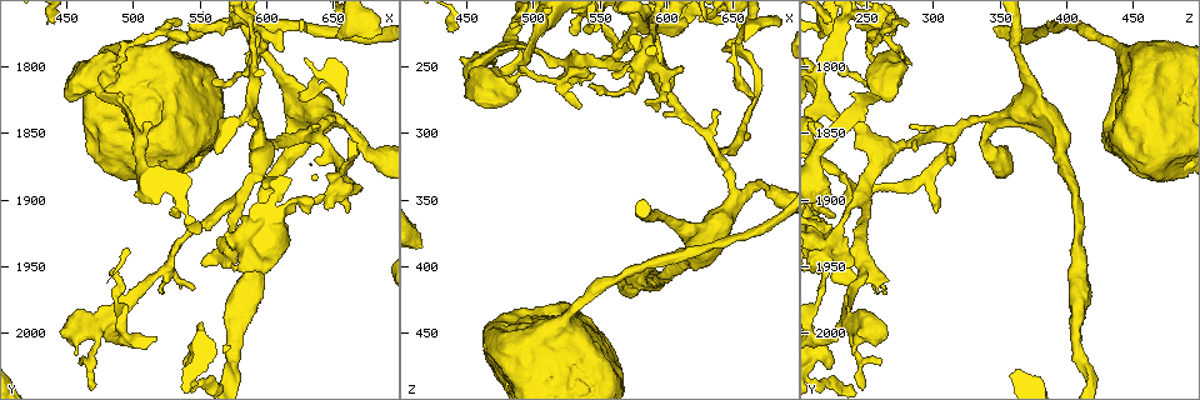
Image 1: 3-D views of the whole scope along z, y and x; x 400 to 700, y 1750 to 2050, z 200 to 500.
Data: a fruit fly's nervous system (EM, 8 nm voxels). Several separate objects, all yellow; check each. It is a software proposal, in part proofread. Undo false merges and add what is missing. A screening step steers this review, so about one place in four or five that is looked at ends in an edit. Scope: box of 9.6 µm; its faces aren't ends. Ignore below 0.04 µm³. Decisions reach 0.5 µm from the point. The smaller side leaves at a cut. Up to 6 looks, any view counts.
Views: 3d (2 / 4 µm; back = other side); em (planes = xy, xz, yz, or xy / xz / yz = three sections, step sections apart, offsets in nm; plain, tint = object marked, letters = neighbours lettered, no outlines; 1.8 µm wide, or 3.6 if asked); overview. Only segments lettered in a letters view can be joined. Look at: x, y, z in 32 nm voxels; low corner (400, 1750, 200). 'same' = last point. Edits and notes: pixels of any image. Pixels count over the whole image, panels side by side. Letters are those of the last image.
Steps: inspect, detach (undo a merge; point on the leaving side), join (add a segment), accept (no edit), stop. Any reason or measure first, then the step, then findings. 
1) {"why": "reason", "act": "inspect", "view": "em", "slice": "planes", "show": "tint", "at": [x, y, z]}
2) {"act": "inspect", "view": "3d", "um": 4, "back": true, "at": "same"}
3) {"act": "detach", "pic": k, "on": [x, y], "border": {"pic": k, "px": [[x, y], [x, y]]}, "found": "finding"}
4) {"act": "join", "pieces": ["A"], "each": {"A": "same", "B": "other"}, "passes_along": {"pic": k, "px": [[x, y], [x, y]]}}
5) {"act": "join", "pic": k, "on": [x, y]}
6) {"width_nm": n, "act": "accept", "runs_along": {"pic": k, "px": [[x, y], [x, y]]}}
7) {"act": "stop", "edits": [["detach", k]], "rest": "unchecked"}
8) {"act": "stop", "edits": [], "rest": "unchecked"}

{"why": "free end", "act": "inspect", "view": "3d", "um": 4, "at": [652, 1780, 232]}

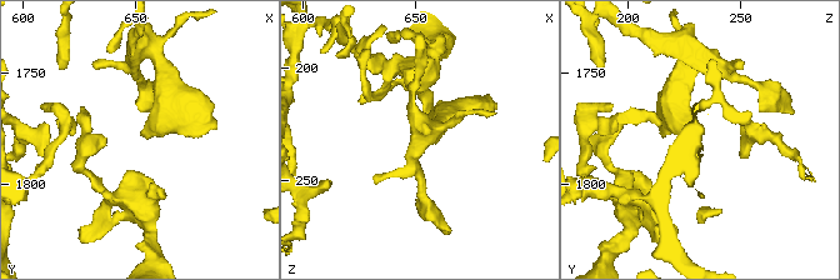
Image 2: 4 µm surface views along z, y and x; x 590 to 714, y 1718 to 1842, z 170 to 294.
{"why": "need the tissue", "act": "inspect", "view": "em", "slice": "yz", "step": 4, "show": "tint", "at": "same"}

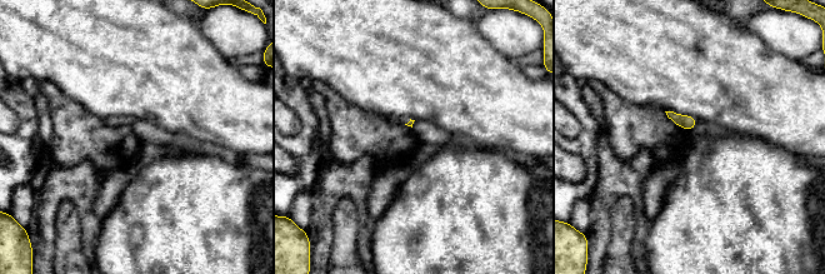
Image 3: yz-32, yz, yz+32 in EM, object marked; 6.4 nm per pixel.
{"act": "inspect", "view": "em", "slice": "xy", "step": 4, "show": "letters", "at": "same"}

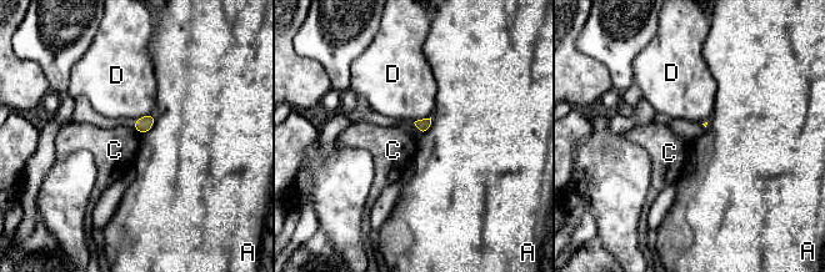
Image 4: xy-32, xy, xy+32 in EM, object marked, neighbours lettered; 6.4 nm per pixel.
{"longest_contact_nm": ["A", 180], "act": "accept", "each": {"A": "other", "C": "other", "D": "other"}, "border": {"pic": 4, "px": [[131, 126], [140, 134]]}, "found": "none of them fits"}

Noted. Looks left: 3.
{"act": "inspect", "view": "3d", "um": 4, "at": [590, 1834, 224]}

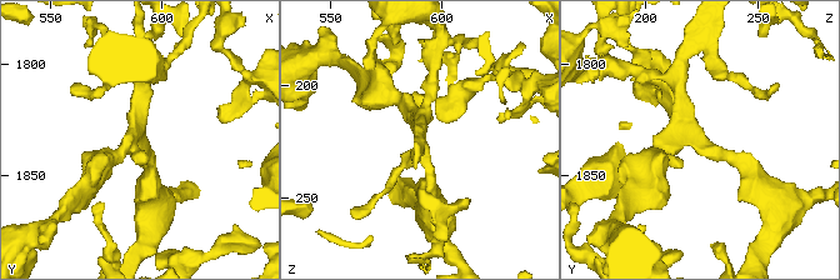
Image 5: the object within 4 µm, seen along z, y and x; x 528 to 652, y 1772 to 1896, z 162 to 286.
{"arms": 3, "arm_widths_nm": [190, 220, 220], "act": "inspect", "view": "em", "slice": "yz", "step": 4, "show": "letters", "at": [592, 1835, 224]}

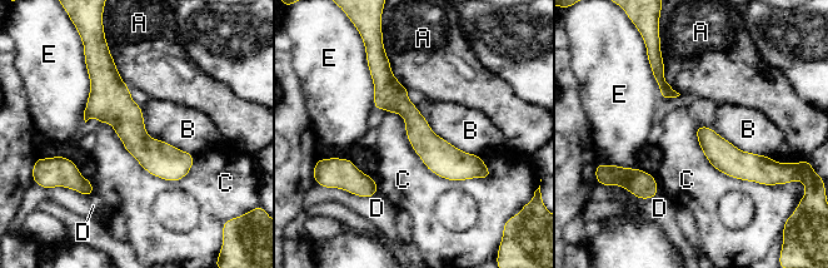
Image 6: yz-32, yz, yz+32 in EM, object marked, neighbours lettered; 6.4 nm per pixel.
{"width_nm": 160, "act": "accept", "each": {"A": "other", "B": "other", "C": "other", "D": "other", "E": "other"}, "runs_along": {"pic": 6, "px": [[375, 74], [453, 164], [479, 174]]}, "found": "all the same neuron"}

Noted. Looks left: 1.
{"why": "an open end", "act": "inspect", "view": "em", "slice": "xy", "step": 8, "show": "letters", "at": [506, 1896, 226]}

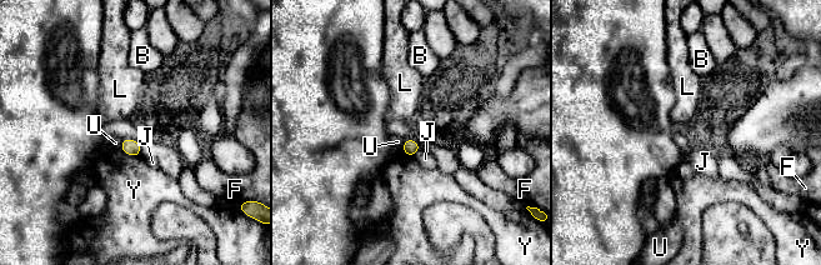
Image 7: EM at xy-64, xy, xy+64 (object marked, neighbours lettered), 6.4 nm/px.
{"act": "accept", "each": {"B": "other", "F": "other", "J": "other", "L": "other", "U": "other", "Y": "other"}, "border": {"pic": 7, "px": [[405, 139], [401, 151]]}, "found": "none of them fits"}

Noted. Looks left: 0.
{"act": "stop", "edits": [], "rest": "unchecked"}

